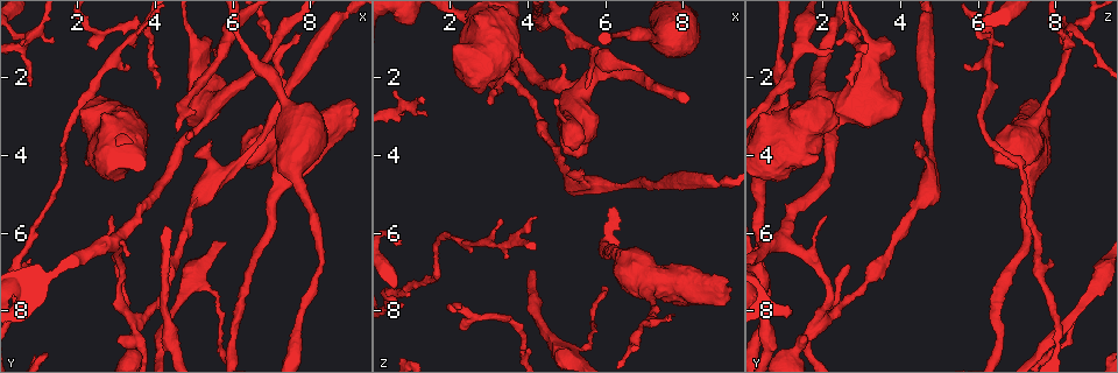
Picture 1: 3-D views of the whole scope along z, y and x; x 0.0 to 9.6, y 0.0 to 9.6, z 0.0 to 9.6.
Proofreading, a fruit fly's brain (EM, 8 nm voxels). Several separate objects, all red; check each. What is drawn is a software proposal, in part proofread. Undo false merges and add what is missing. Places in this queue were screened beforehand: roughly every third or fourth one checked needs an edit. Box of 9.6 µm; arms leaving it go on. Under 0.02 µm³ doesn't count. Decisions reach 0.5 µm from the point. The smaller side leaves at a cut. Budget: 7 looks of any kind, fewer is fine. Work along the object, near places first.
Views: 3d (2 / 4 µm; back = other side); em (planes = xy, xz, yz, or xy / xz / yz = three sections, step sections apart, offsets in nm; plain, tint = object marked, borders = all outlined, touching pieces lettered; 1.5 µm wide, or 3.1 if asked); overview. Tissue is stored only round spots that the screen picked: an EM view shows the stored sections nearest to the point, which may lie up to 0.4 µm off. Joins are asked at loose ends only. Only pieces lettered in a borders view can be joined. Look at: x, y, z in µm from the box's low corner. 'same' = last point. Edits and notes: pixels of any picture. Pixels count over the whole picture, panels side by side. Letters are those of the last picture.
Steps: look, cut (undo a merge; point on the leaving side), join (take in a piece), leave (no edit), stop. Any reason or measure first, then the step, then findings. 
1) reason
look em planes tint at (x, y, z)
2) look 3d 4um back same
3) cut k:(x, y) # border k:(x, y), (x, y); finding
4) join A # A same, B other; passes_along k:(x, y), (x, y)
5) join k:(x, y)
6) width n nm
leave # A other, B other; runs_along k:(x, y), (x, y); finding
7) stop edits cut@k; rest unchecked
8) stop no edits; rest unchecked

look 3d 4um at (7.80, 0.90, 8.05)

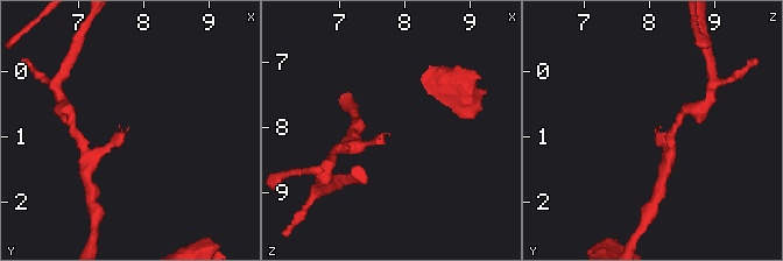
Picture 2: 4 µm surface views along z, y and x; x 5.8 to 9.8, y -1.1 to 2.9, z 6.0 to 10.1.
look em planes tint at (7.75, 0.90, 8.10)

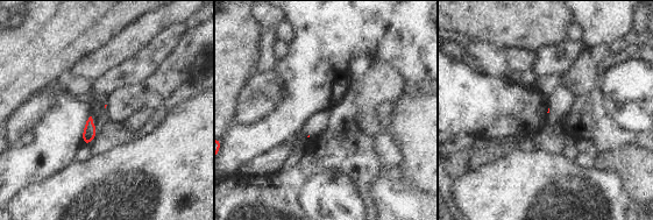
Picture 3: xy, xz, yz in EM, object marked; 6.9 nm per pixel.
what lies round it
look em planes borders same

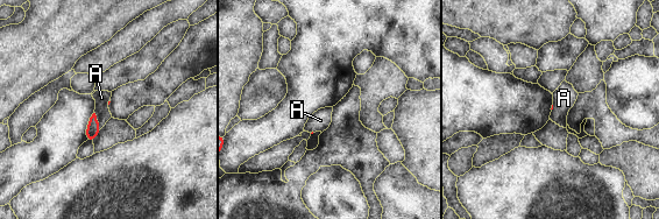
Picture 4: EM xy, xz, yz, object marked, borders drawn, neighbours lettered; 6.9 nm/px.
join A # A same; passes_along 4:(92, 131), (98, 121), (101, 98); it goes on there

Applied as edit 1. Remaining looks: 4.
look overview

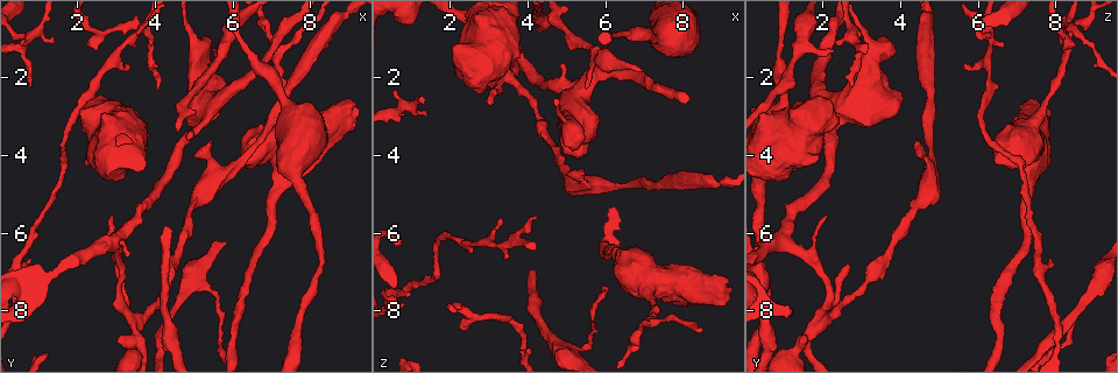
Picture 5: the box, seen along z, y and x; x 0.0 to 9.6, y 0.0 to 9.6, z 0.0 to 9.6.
thin end
look 3d 4um at (3.35, 1.75, 5.65)

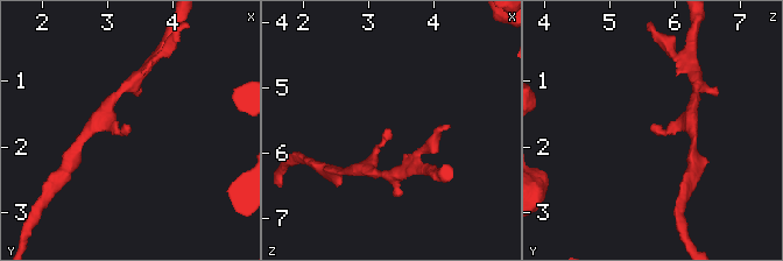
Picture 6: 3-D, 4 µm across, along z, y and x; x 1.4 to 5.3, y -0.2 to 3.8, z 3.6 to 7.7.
look em planes tint at (3.30, 1.70, 5.65)

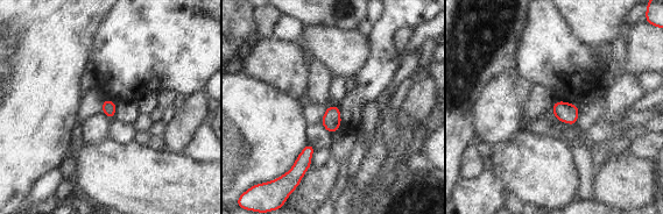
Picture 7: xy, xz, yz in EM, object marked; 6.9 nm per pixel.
look em planes borders same

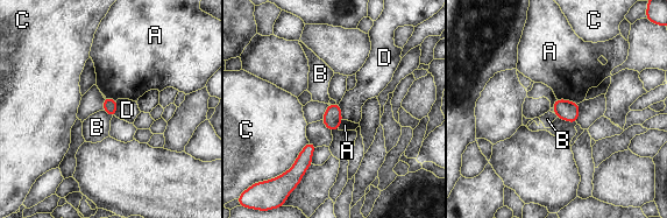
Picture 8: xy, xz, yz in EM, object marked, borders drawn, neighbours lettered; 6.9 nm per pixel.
width 100 nm
leave # A other, B other, C other, D other; border 8:(116, 100), (114, 115); none of them fits

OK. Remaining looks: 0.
stop edits join@4; rest unchecked

